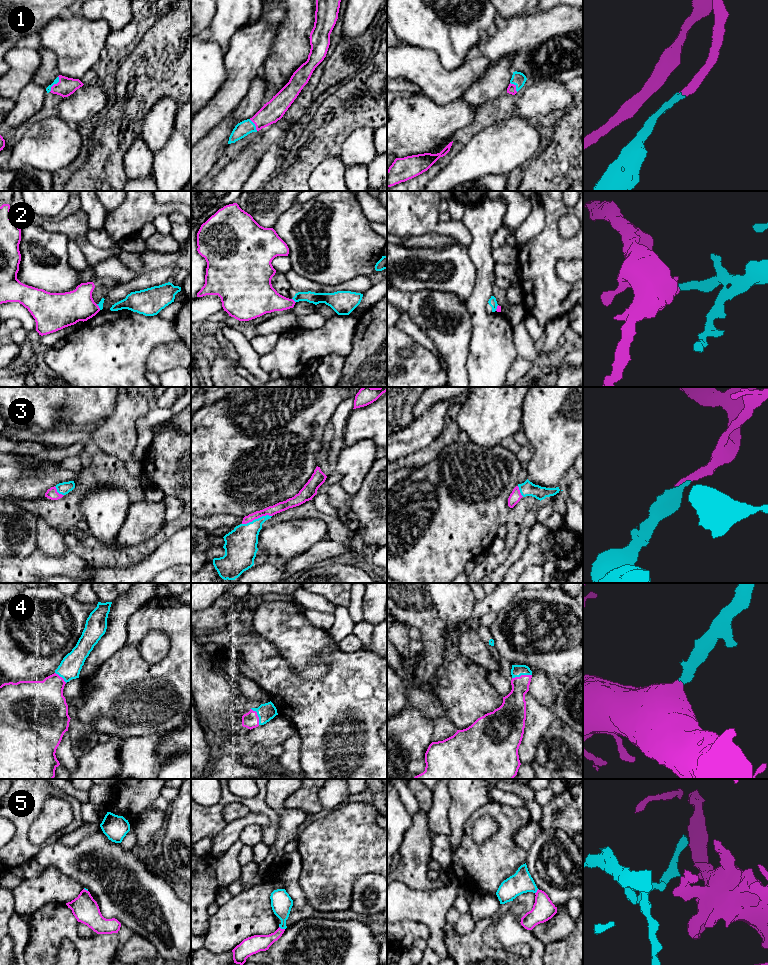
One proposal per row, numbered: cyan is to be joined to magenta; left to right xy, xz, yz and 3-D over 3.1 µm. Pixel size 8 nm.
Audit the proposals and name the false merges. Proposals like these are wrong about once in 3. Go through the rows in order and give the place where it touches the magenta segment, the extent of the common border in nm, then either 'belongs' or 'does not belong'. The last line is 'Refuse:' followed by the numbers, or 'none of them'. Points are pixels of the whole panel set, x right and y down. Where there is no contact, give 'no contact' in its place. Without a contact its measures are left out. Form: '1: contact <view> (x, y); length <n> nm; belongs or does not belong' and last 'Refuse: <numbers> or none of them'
1: contact xy (55, 84); length 150 nm; belongs
2: contact xz (293, 300); length 50 nm; does not belong
3: contact xz (256, 518); length 260 nm; belongs
4: contact yz (521, 675); length 160 nm; belongs
5: contact xz (282, 929); length 50 nm; does not belong
Refuse: 2, 5

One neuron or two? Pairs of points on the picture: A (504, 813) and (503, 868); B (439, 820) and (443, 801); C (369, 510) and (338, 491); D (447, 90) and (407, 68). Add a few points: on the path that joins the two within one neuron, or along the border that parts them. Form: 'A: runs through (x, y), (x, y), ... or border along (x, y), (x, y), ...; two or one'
A: runs through (504, 827), (503, 854); one
B: runs through (439, 815), (441, 806); one
C: runs through (361, 503), (346, 498); one
D: runs through (437, 83), (422, 68), (417, 68); one

